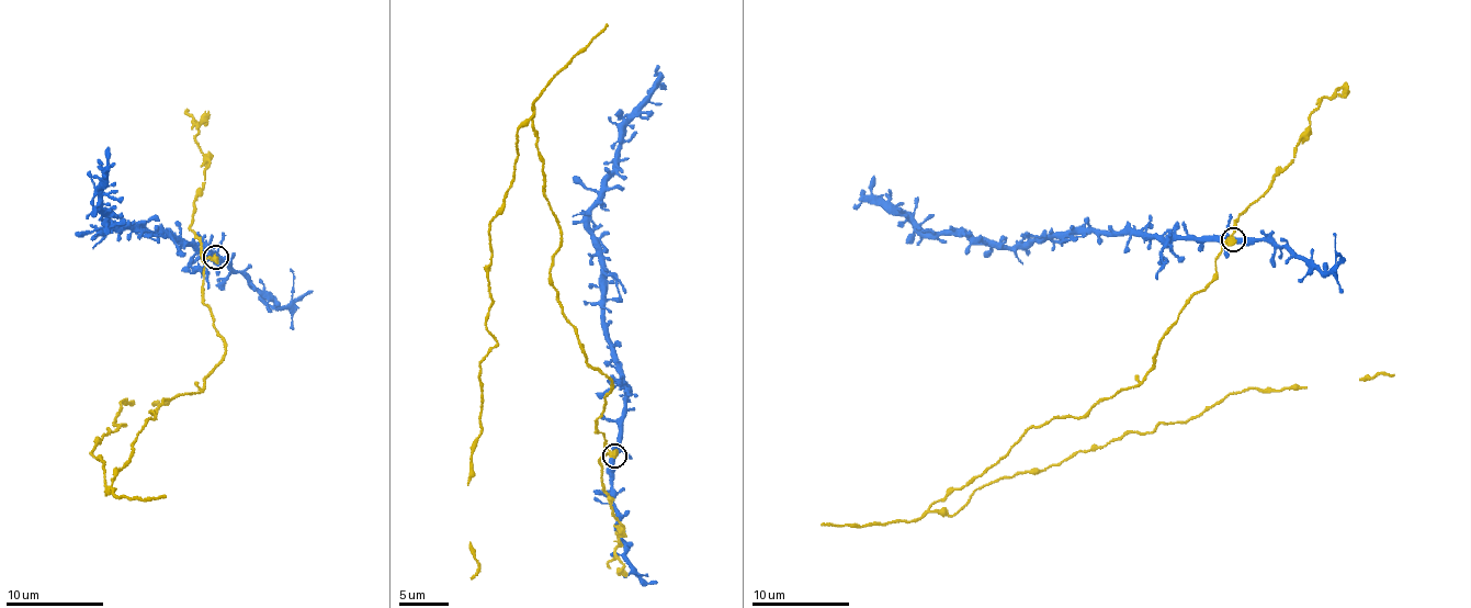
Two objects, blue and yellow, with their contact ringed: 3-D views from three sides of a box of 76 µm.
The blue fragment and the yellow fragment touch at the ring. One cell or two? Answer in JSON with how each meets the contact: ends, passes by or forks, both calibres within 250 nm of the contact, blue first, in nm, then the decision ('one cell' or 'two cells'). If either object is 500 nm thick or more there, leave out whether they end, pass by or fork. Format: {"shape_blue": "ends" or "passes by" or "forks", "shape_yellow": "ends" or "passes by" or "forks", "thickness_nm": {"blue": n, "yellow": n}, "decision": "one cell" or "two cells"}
{"thickness_nm": {"blue": 280, "yellow": 500}, "decision": "one cell"}

